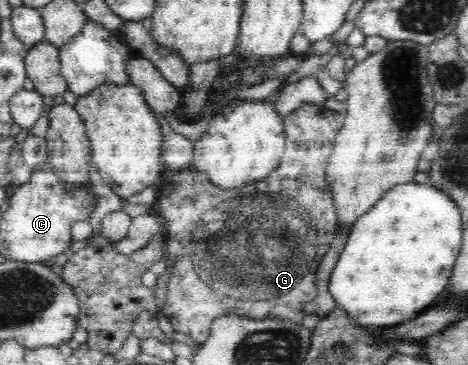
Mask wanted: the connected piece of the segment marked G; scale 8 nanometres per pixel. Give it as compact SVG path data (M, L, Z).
M306 103L300 109L296 109L289 113L284 121L285 132L285 150L280 161L280 165L262 181L250 183L248 187L244 185L235 189L220 189L216 187L208 176L201 171L194 169L179 170L176 175L169 177L165 183L161 185L160 198L157 199L154 206L158 215L163 219L165 249L166 256L170 261L174 261L174 271L168 279L166 301L163 305L163 314L170 320L176 334L184 333L190 335L196 344L202 344L210 335L212 322L224 315L241 315L242 317L250 317L252 319L276 318L280 321L288 321L300 324L304 319L304 303L315 300L318 297L318 288L316 287L316 273L318 272L320 263L334 235L339 227L337 221L336 208L333 202L332 193L326 187L326 179L324 179L324 169L326 169L329 155L332 153L333 143L339 132L343 129L345 123L345 115L328 109L325 105L316 103Z

